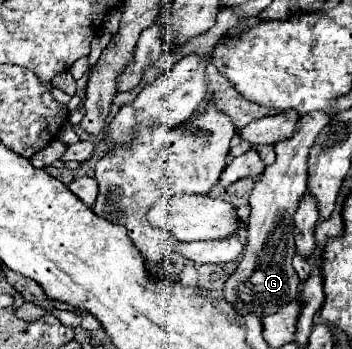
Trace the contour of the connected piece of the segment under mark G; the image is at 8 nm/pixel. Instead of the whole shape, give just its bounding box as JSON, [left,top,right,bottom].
[224,112,330,318]

